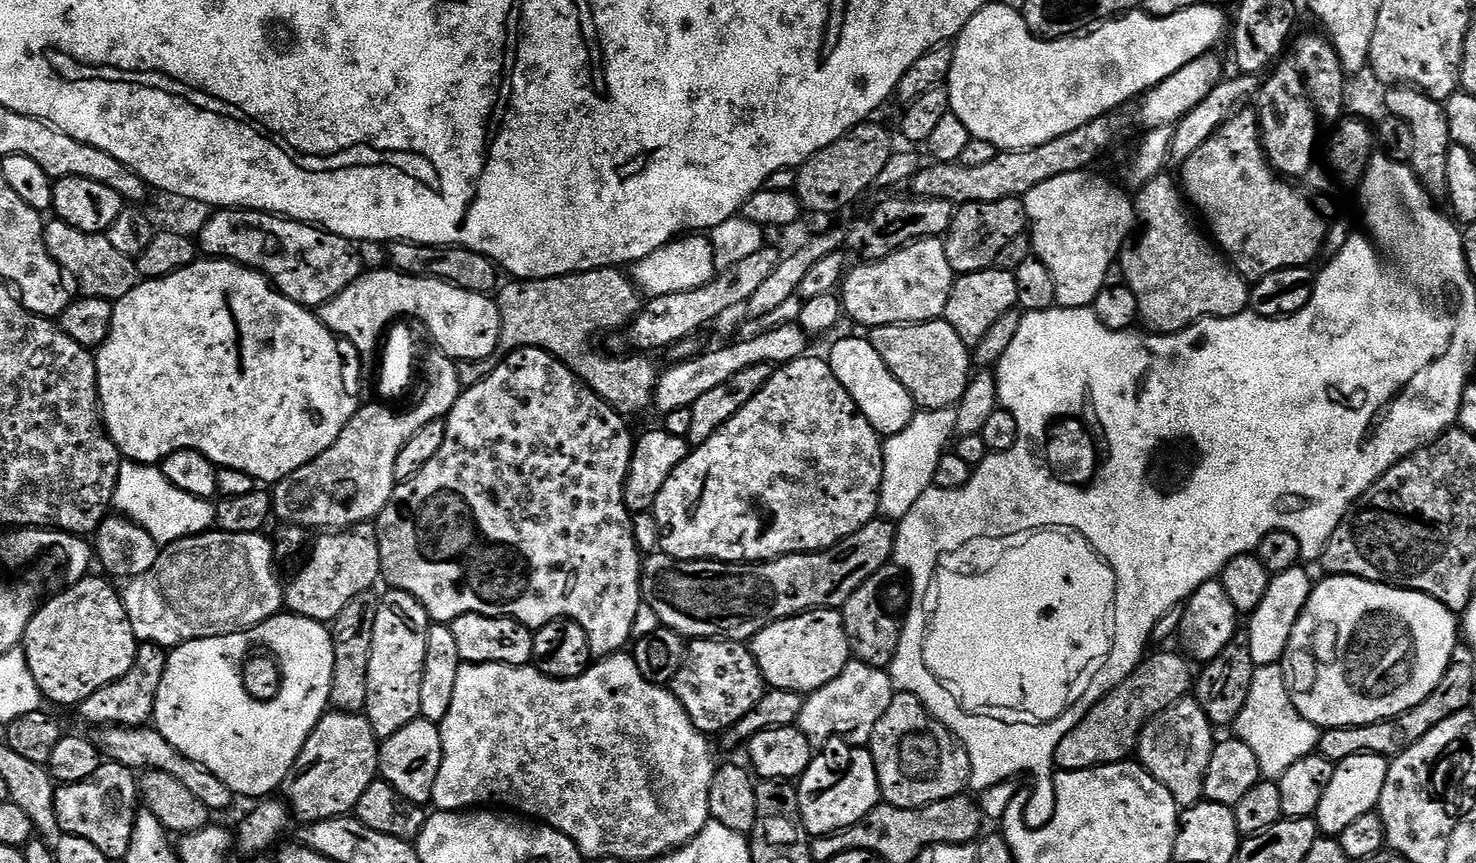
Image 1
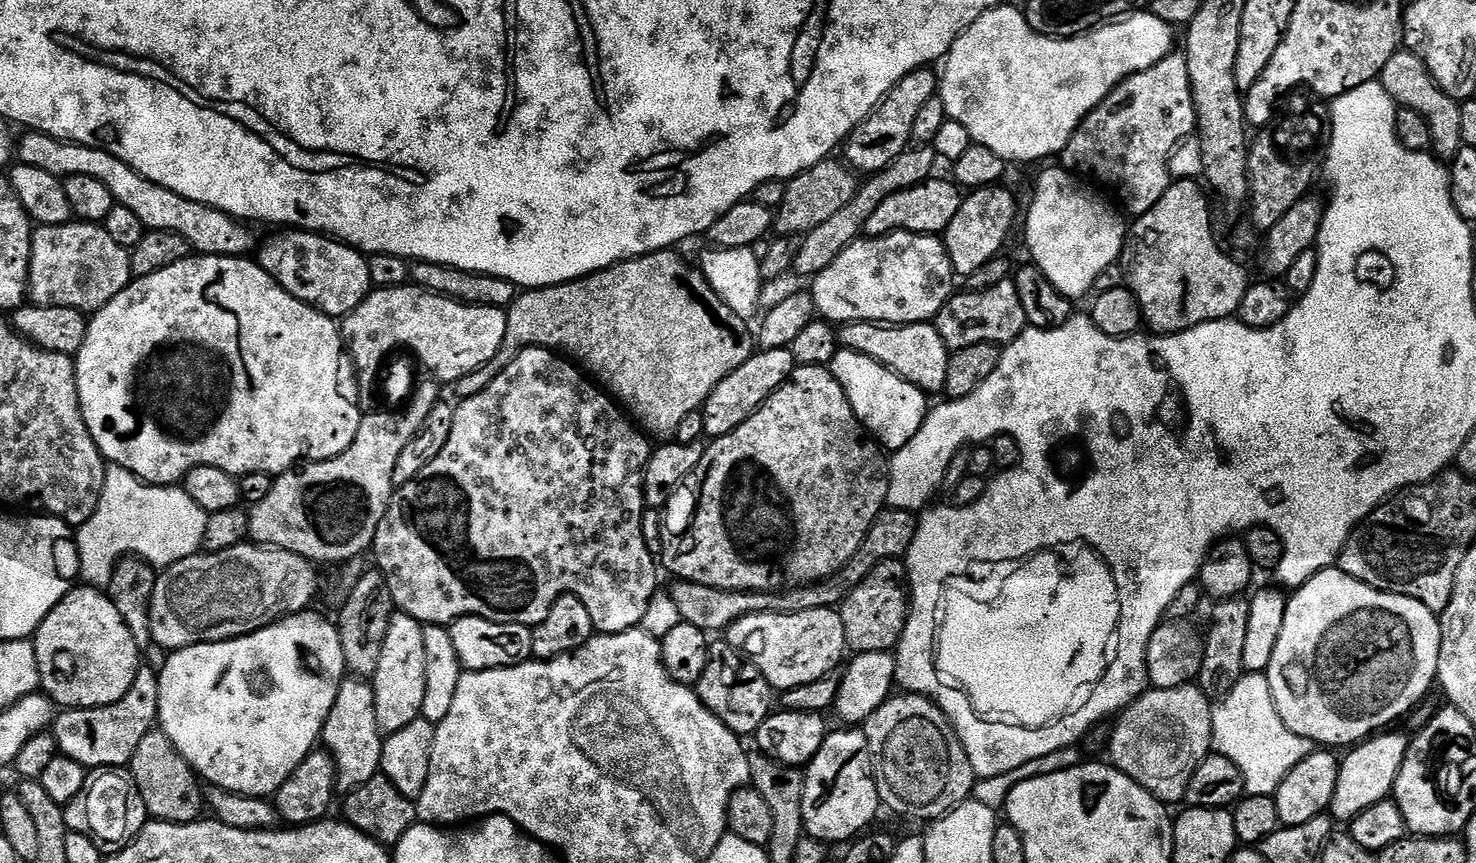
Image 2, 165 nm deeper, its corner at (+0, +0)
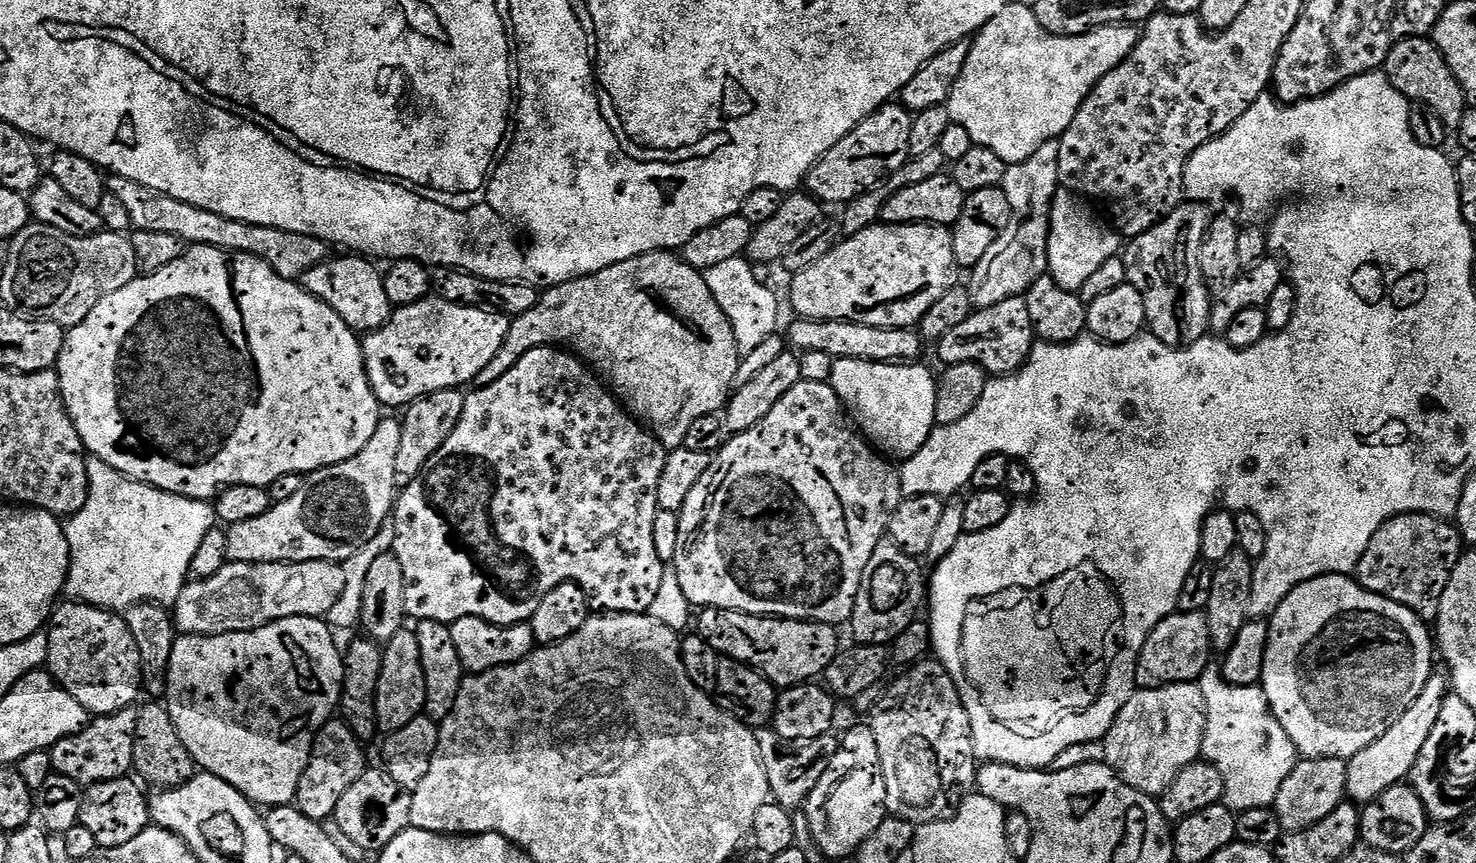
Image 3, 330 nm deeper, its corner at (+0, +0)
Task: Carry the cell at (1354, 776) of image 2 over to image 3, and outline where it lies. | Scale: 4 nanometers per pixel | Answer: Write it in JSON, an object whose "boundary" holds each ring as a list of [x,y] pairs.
{"boundary":[[[1433,674],[1426,682],[1422,694],[1418,694],[1414,706],[1410,706],[1410,710],[1406,710],[1406,714],[1402,714],[1402,718],[1398,718],[1398,722],[1394,722],[1394,726],[1390,726],[1390,730],[1382,734],[1382,738],[1370,742],[1366,750],[1358,750],[1358,754],[1354,754],[1352,759],[1347,761],[1347,795],[1357,805],[1370,803],[1386,790],[1411,777],[1414,762],[1418,762],[1418,754],[1422,754],[1422,746],[1426,746],[1426,738],[1430,738],[1430,730],[1434,730],[1434,722],[1438,722],[1438,714],[1442,714],[1442,702],[1449,695],[1449,677]]]}

